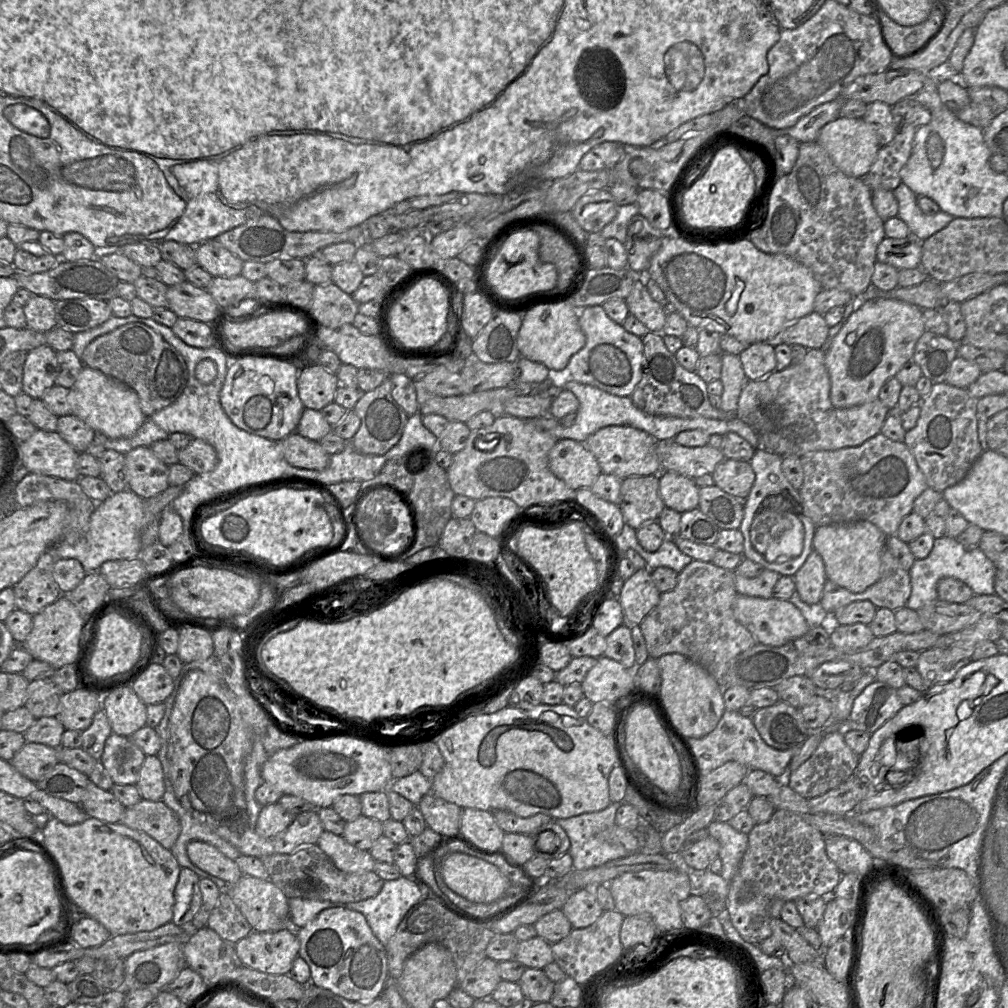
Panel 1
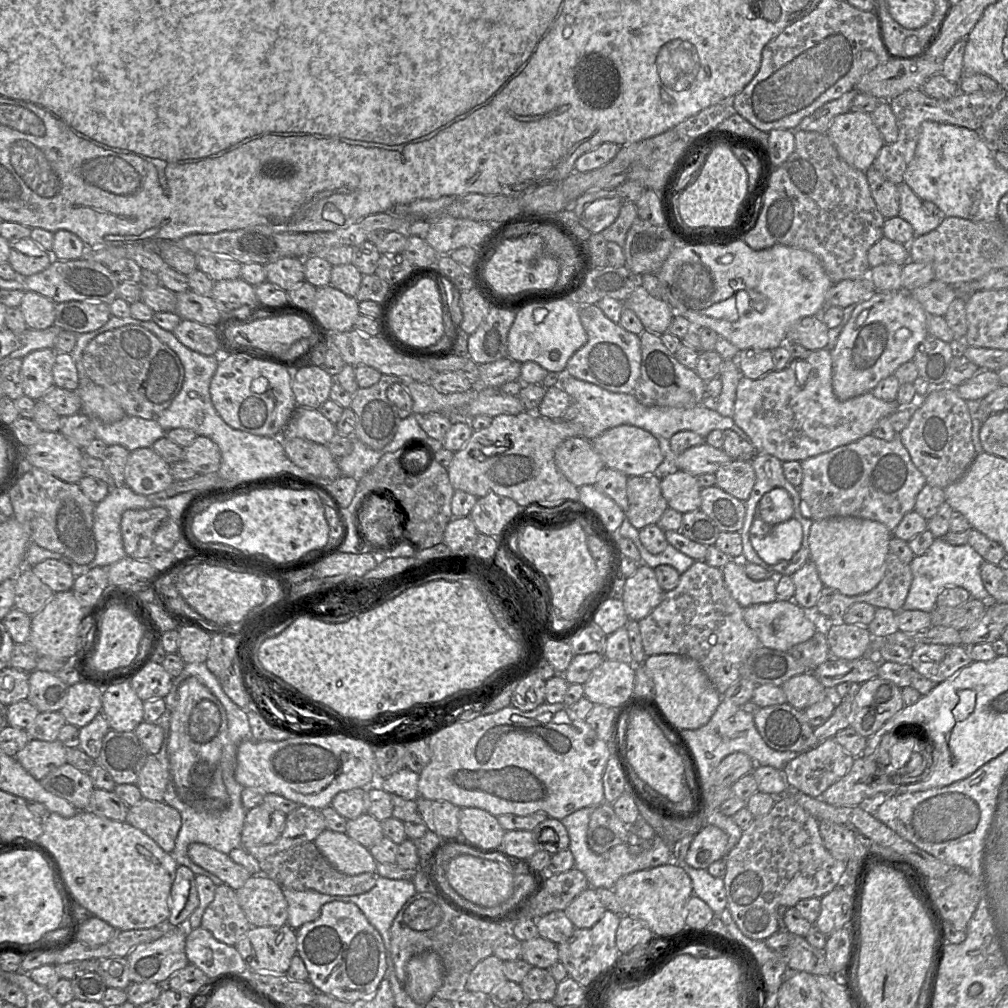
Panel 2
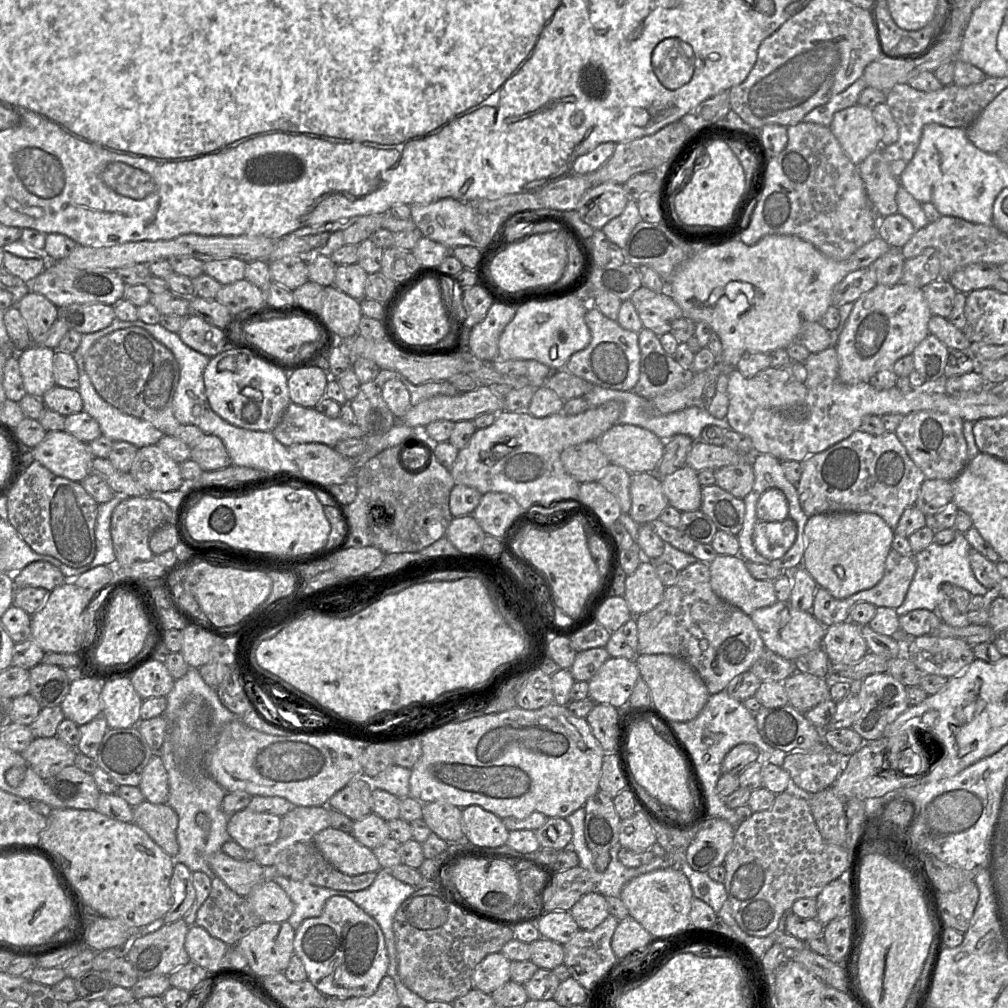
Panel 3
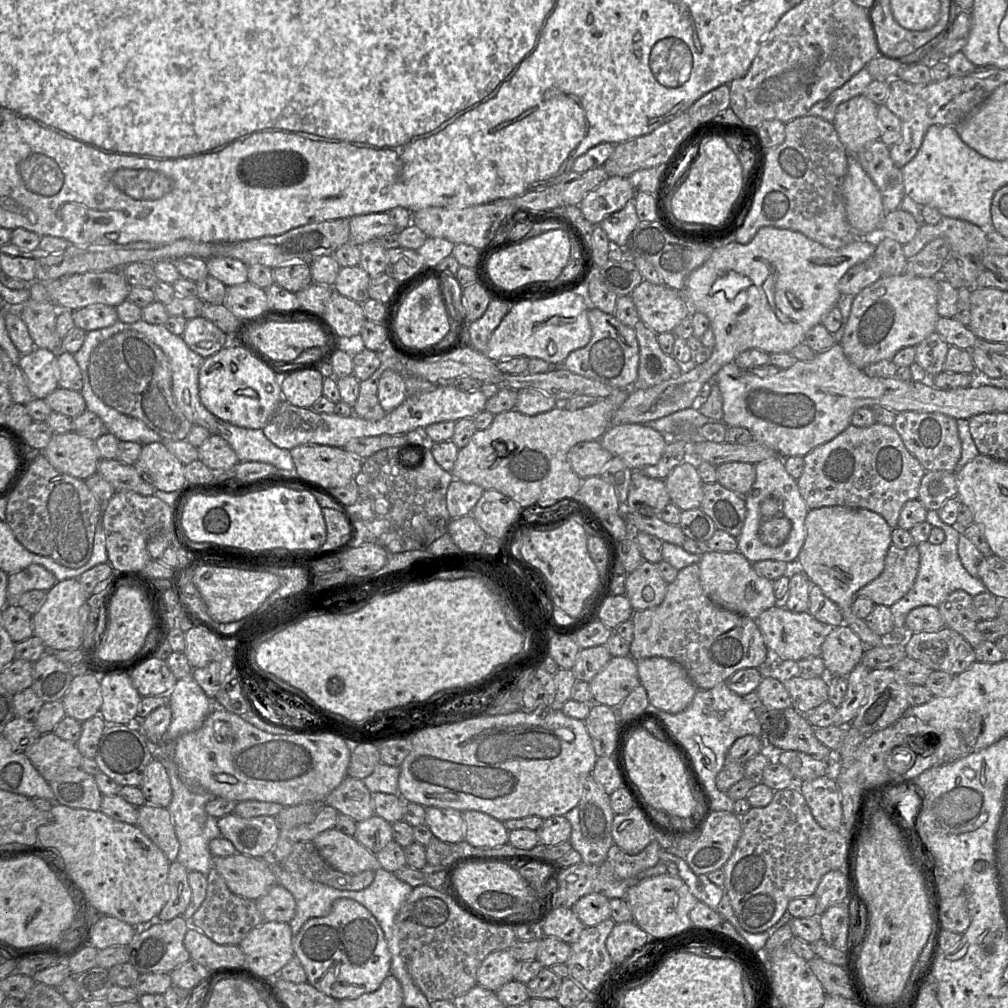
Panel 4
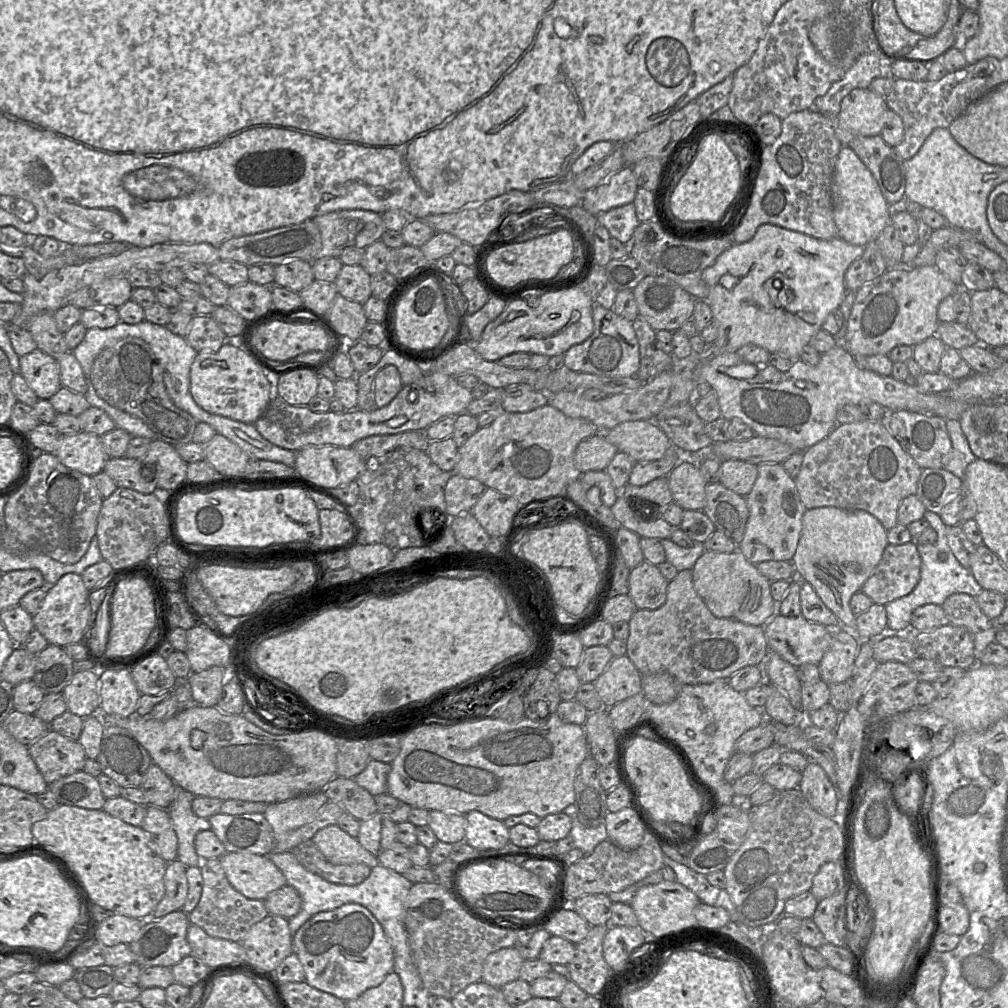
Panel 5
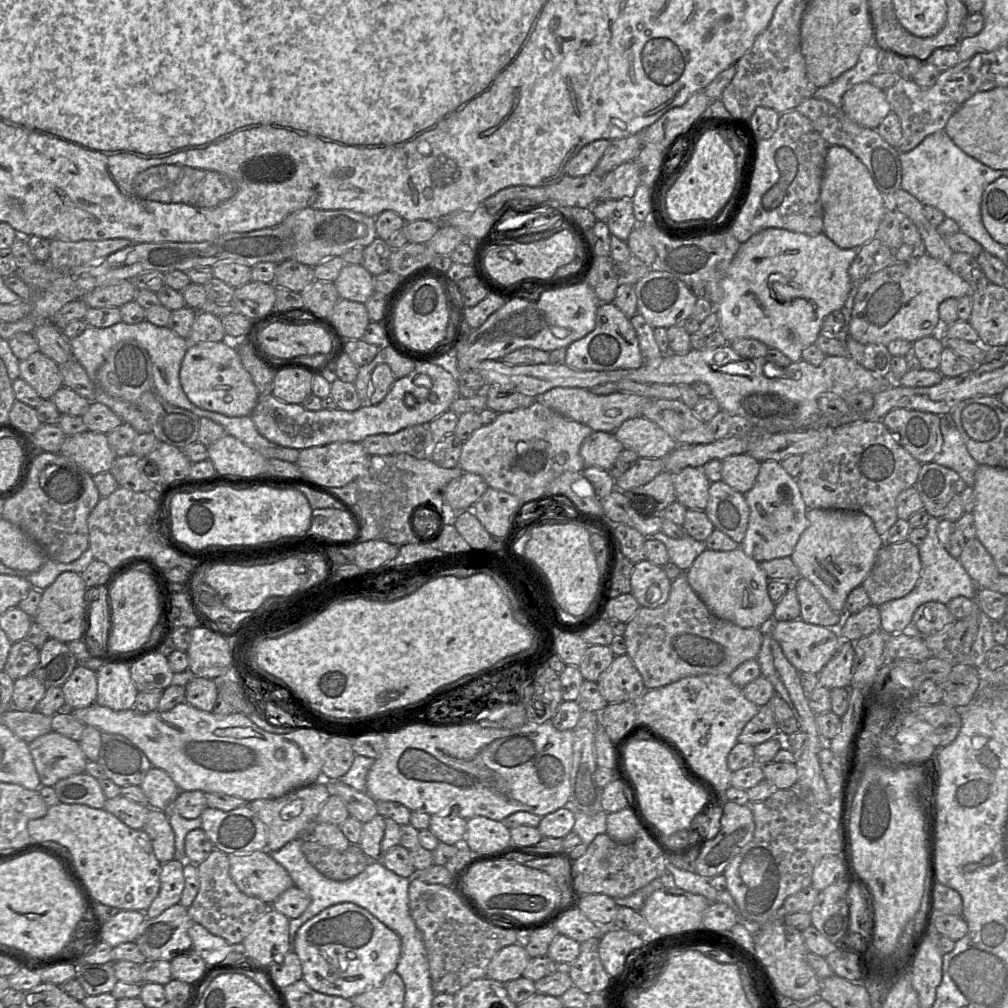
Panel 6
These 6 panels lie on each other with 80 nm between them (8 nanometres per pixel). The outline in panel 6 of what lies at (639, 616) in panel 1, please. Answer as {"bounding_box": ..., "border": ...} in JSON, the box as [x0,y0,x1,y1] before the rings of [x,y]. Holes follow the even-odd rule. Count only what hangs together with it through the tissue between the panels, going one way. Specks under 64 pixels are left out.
{"bounding_box":[630,559,671,608],"border":[[[644,559],[634,564],[630,585],[630,593],[641,607],[657,608],[667,601],[671,580],[662,566]]]}

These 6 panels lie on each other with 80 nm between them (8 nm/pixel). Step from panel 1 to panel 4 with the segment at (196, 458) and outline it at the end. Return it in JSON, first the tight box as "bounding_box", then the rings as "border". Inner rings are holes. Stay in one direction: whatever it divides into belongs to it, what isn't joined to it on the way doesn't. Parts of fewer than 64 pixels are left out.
{"bounding_box":[197,434,239,471],"border":[[[211,434],[197,449],[198,459],[213,471],[226,471],[239,462],[229,443],[216,434]]]}

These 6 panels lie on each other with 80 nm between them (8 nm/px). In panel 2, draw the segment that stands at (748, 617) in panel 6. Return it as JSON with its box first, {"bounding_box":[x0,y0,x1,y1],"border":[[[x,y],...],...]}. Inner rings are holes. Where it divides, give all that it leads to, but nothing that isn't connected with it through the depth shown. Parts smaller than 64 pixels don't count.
{"bounding_box":[721,559,778,608],"border":[[[732,559],[721,568],[726,587],[738,604],[746,608],[777,601],[776,578],[778,576],[771,575],[765,580],[753,581],[744,570],[744,563]]]}

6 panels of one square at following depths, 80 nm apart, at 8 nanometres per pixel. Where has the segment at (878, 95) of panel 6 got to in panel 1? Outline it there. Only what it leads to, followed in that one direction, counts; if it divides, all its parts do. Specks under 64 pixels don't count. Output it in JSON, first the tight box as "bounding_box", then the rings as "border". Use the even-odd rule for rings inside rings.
{"bounding_box":[816,117,882,178],"border":[[[838,117],[820,130],[816,142],[825,149],[840,171],[854,178],[864,178],[868,174],[878,151],[882,147],[875,130],[863,118]]]}

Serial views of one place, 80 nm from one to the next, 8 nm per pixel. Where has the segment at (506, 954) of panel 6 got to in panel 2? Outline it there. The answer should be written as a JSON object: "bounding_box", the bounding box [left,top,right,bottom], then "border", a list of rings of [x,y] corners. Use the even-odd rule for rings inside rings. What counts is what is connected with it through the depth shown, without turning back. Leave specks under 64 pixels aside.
{"bounding_box":[466,955,506,997],"border":[[[491,955],[474,967],[468,977],[466,990],[489,997],[495,989],[506,981],[504,961]]]}

